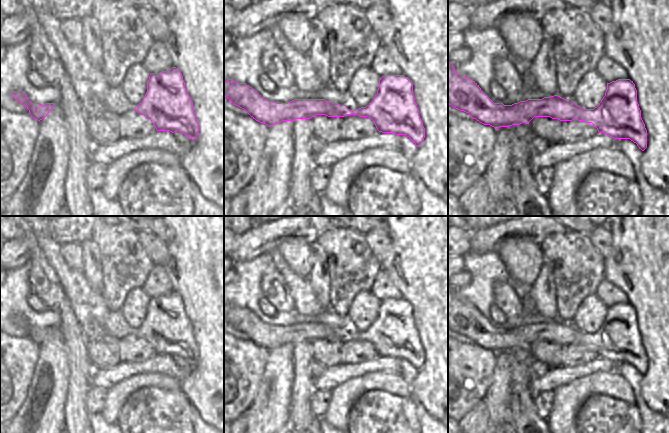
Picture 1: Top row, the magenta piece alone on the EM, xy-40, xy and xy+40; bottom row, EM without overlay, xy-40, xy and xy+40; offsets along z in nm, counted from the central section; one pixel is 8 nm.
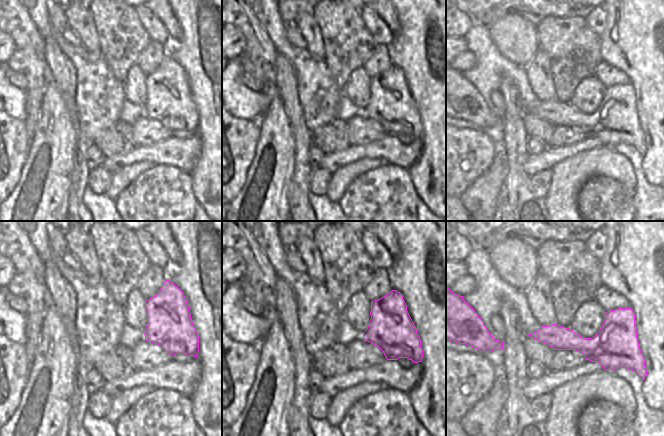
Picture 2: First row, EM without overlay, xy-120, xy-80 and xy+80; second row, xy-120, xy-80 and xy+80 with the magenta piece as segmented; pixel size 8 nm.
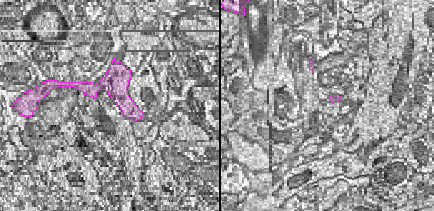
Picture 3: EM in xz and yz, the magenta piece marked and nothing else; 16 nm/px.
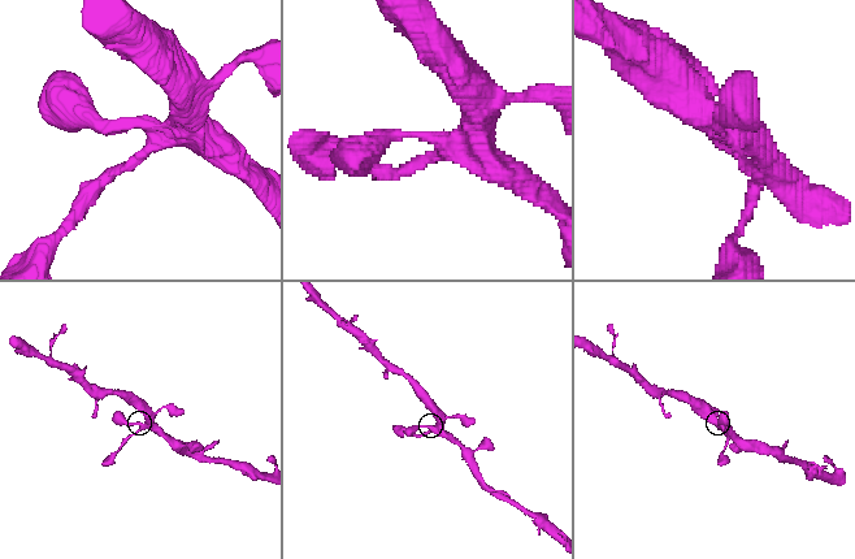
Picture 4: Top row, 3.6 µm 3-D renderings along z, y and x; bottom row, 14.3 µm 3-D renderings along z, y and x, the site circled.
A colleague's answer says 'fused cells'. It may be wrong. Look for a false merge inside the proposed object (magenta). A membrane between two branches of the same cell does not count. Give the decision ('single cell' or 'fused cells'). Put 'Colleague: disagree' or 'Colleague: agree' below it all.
single cell
Colleague: disagree

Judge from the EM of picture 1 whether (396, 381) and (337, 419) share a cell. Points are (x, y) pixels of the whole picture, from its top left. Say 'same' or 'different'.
same

